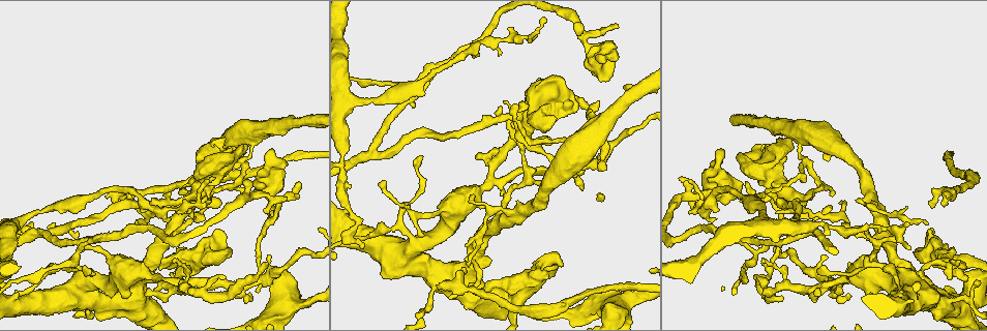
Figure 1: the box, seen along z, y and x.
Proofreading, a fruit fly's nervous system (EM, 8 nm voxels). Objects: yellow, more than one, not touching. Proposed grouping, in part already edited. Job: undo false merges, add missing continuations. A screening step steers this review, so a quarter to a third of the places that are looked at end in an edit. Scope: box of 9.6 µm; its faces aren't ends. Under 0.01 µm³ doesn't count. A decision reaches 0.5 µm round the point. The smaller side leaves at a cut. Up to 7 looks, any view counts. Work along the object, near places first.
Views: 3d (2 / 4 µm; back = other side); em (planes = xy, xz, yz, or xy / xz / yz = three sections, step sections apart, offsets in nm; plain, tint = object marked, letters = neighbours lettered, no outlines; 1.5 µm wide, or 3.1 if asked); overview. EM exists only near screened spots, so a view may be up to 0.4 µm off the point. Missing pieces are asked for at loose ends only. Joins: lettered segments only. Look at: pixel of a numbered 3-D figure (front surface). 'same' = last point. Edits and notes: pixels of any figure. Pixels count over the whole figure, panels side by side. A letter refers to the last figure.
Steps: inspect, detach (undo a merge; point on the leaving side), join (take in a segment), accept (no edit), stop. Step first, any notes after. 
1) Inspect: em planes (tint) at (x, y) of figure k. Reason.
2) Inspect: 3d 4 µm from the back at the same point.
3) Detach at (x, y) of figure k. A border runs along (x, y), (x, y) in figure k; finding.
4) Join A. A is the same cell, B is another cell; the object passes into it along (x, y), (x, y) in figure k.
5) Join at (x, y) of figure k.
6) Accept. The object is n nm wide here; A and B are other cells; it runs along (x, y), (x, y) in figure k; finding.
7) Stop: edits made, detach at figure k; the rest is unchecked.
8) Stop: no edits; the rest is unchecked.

Inspect: 3d 2 µm at (763, 258) of figure 1. Thin end.

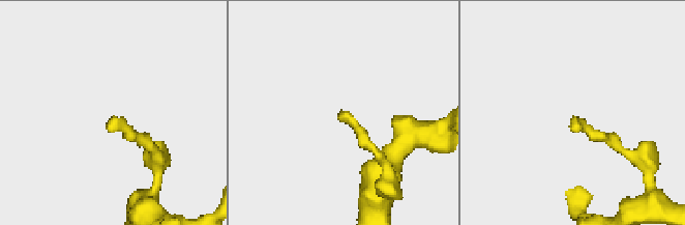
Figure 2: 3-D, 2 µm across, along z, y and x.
Inspect: em planes (letters) at (116, 120) of figure 2.

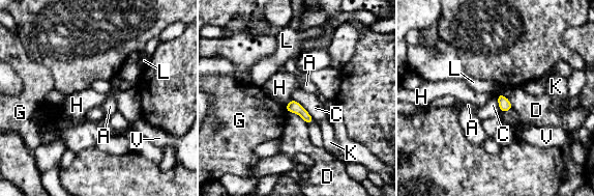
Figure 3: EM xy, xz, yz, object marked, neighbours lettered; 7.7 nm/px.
Accept. A, C, D, G, H, K, L and V are other cells; a border runs along (292, 99), (315, 119) in figure 3; none of them fits.

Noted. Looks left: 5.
Inspect: 3d 4 µm at (617, 25) of figure 1. Free end.

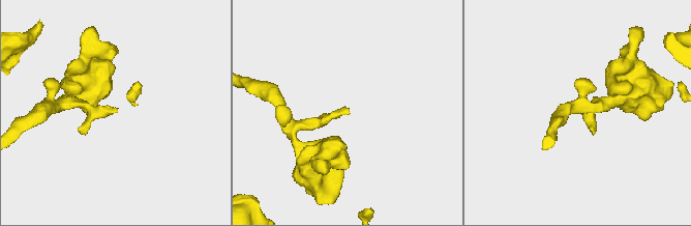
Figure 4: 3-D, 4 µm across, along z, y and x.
Inspect: em 3.1 µm planes (letters) at (115, 109) of figure 4.

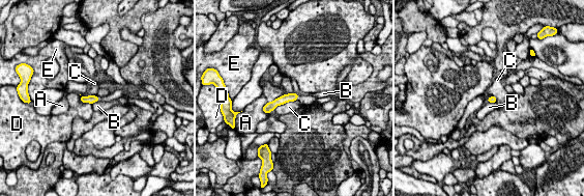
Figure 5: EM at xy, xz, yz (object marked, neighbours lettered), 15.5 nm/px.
Accept. A, B, C, D and E are other cells; no lettered segment goes on from it.

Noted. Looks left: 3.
Inspect: em xz step 4 (letters) at (907, 208) of figure 1. Branch stops here.

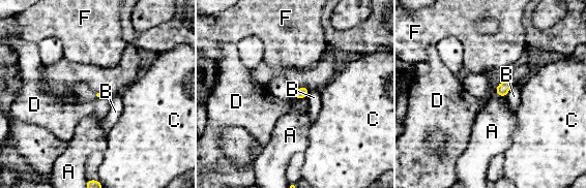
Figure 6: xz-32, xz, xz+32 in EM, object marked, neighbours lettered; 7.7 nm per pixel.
Accept. A, B, C, D and F are other cells; a border runs along (495, 88), (495, 91), (504, 97) in figure 6; no lettered segment goes on from it.

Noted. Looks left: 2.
Stop: no edits; the rest is unchecked.

